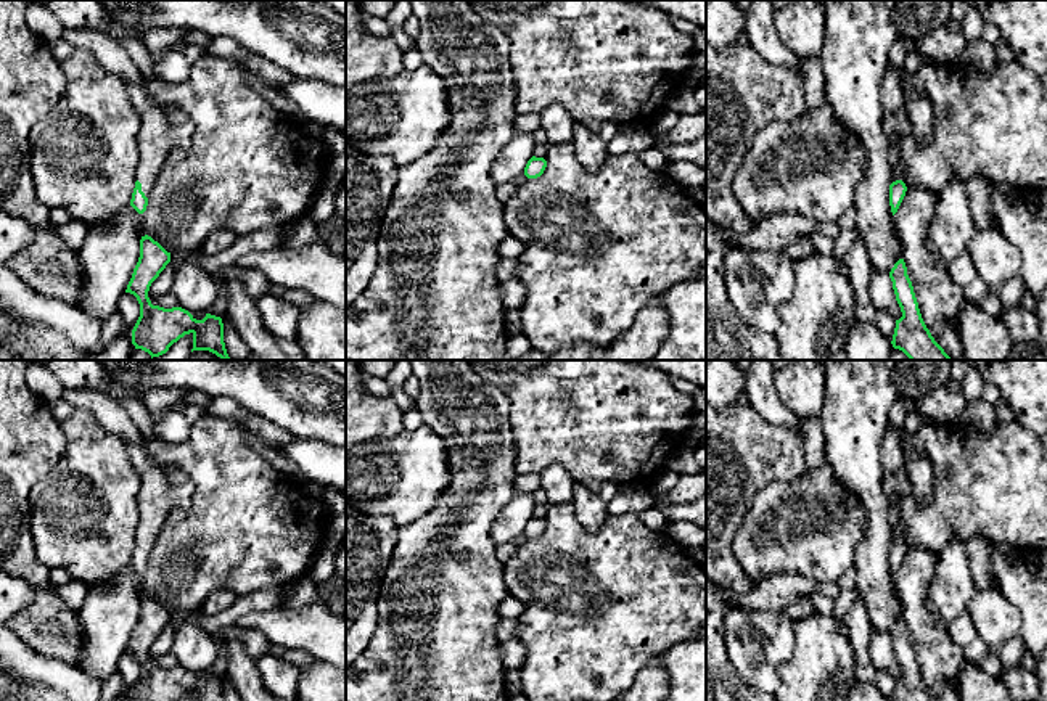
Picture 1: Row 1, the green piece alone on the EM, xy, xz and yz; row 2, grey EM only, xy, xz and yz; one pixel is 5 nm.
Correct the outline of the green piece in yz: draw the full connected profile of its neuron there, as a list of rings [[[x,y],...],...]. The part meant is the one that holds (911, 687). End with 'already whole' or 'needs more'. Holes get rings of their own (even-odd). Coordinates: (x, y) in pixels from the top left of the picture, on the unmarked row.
[[[899,619],[894,624],[889,632],[889,638],[893,642],[896,661],[902,672],[902,677],[896,680],[893,701],[934,701],[922,678],[904,619]]]; already whole

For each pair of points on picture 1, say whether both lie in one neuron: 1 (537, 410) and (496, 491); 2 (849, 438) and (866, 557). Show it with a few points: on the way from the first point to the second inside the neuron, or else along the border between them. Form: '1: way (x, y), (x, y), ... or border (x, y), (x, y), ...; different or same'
1: border (509, 417), (515, 470), (518, 473); different
2: way (858, 467), (874, 500), (874, 528); same

